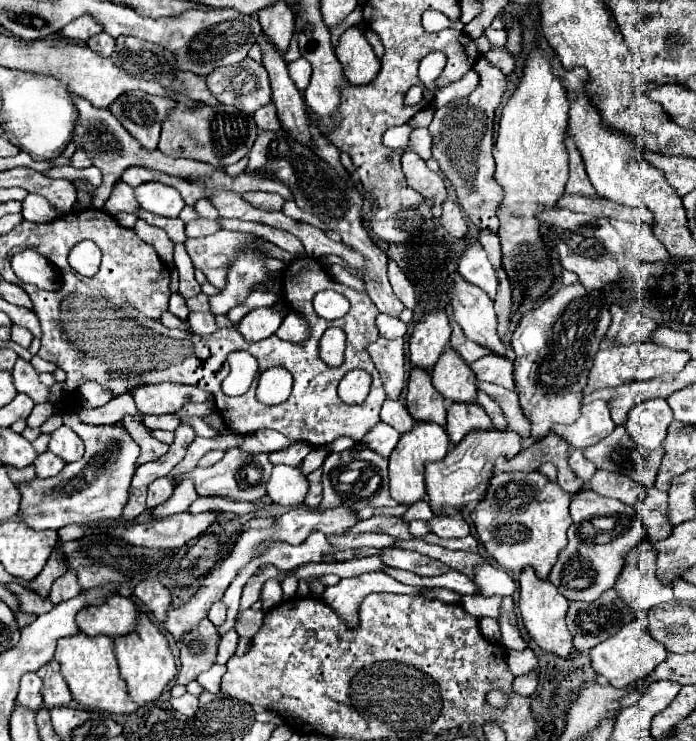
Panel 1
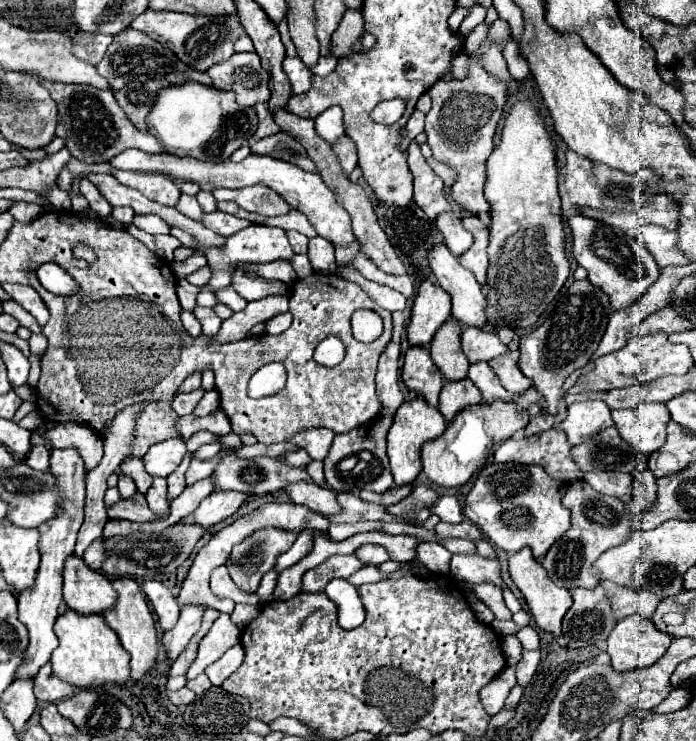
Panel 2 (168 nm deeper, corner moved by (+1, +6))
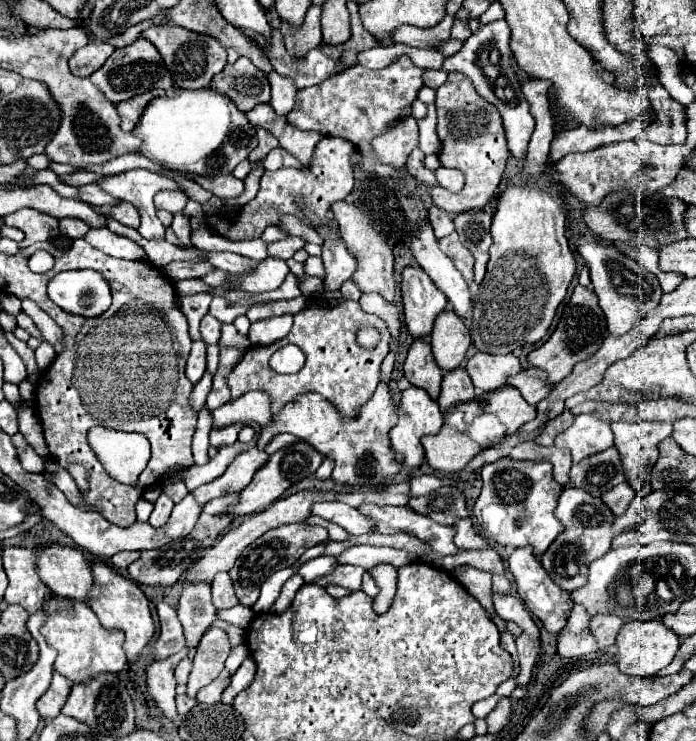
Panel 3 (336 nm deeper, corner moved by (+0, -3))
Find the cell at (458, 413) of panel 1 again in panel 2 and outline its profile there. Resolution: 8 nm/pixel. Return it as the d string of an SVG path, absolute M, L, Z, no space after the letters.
M462 378L460 382L444 382L438 410L442 412L446 422L450 422L462 408L480 404L480 402L482 402L480 390L474 386L470 378Z

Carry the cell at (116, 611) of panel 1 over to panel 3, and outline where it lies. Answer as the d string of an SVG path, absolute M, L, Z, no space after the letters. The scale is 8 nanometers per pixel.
M49 543L42 553L37 552L37 571L45 585L59 597L67 597L73 601L89 601L89 593L93 589L93 573L87 557L79 549L71 549L58 543Z

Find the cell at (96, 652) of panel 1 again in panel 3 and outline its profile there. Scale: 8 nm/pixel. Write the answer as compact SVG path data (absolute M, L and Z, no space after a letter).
M51 595L47 599L45 611L49 611L49 619L45 621L45 627L41 627L41 633L45 635L47 643L59 653L55 659L55 671L65 675L71 683L85 683L101 673L119 673L127 667L123 649L125 639L121 631L103 629L97 615L89 609L87 603L71 603L71 599Z

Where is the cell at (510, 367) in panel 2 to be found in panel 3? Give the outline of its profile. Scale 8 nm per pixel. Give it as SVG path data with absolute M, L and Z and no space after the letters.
M533 367L523 369L515 375L509 375L507 385L519 389L529 405L537 405L551 391L551 387L545 387L545 373Z

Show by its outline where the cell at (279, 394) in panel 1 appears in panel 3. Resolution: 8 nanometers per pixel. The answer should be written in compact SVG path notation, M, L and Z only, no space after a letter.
M249 391L245 397L229 401L213 411L213 427L225 427L233 423L255 421L265 427L271 421L269 397L261 391Z

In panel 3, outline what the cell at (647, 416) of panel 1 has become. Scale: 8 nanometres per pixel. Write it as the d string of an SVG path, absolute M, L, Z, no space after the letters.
M615 421L611 423L611 429L615 433L615 447L621 453L627 477L635 479L643 469L655 465L659 457L659 443L671 437L673 423Z

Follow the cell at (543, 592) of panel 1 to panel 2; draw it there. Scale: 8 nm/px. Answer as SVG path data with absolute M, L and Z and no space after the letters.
M528 548L518 550L516 554L510 556L510 576L512 576L514 584L520 588L520 592L524 594L526 604L530 606L530 612L532 612L536 624L538 624L542 630L552 632L554 636L560 636L560 634L562 634L562 630L560 630L562 618L564 618L564 614L568 612L568 608L572 606L572 596L570 596L570 592L568 592L566 588L556 586L556 584L548 578L544 566L532 556L532 550L528 550Z

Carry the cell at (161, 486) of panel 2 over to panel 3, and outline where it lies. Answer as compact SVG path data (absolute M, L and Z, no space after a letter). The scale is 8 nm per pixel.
M161 493L159 499L155 501L153 513L151 513L151 517L149 517L149 525L151 525L151 527L161 527L161 525L165 525L165 523L169 521L171 509L173 509L173 501L171 501L165 493Z

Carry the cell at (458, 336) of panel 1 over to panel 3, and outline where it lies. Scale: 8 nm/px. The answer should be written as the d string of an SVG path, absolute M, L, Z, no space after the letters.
M477 351L465 365L473 387L479 391L493 391L505 385L507 375L521 371L521 363L515 355L491 355Z

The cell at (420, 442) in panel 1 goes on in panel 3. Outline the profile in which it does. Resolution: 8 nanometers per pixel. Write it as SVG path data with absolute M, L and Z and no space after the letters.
M409 387L403 391L403 397L401 397L401 403L399 403L399 423L391 429L389 437L391 437L391 447L397 455L401 455L401 465L407 467L407 469L417 469L423 459L425 459L425 453L423 453L423 447L421 447L421 437L423 435L435 435L443 425L443 415L439 411L439 405L429 399L429 395L423 391L423 389L417 389L417 387Z

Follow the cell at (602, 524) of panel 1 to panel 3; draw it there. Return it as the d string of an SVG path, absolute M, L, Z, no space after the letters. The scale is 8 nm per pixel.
M577 487L563 489L555 515L565 525L565 531L551 543L549 551L545 551L545 555L541 557L541 563L545 571L549 573L549 577L563 591L571 593L575 589L581 589L587 583L589 563L603 557L611 549L611 541L615 537L615 531L613 531L615 515L609 511L609 507L605 507L601 499Z

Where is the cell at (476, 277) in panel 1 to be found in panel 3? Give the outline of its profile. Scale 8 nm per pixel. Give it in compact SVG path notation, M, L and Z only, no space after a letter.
M467 211L455 217L455 229L459 233L459 239L463 239L463 245L473 253L475 257L475 283L483 281L485 267L489 261L489 247L491 247L491 213L489 211Z

